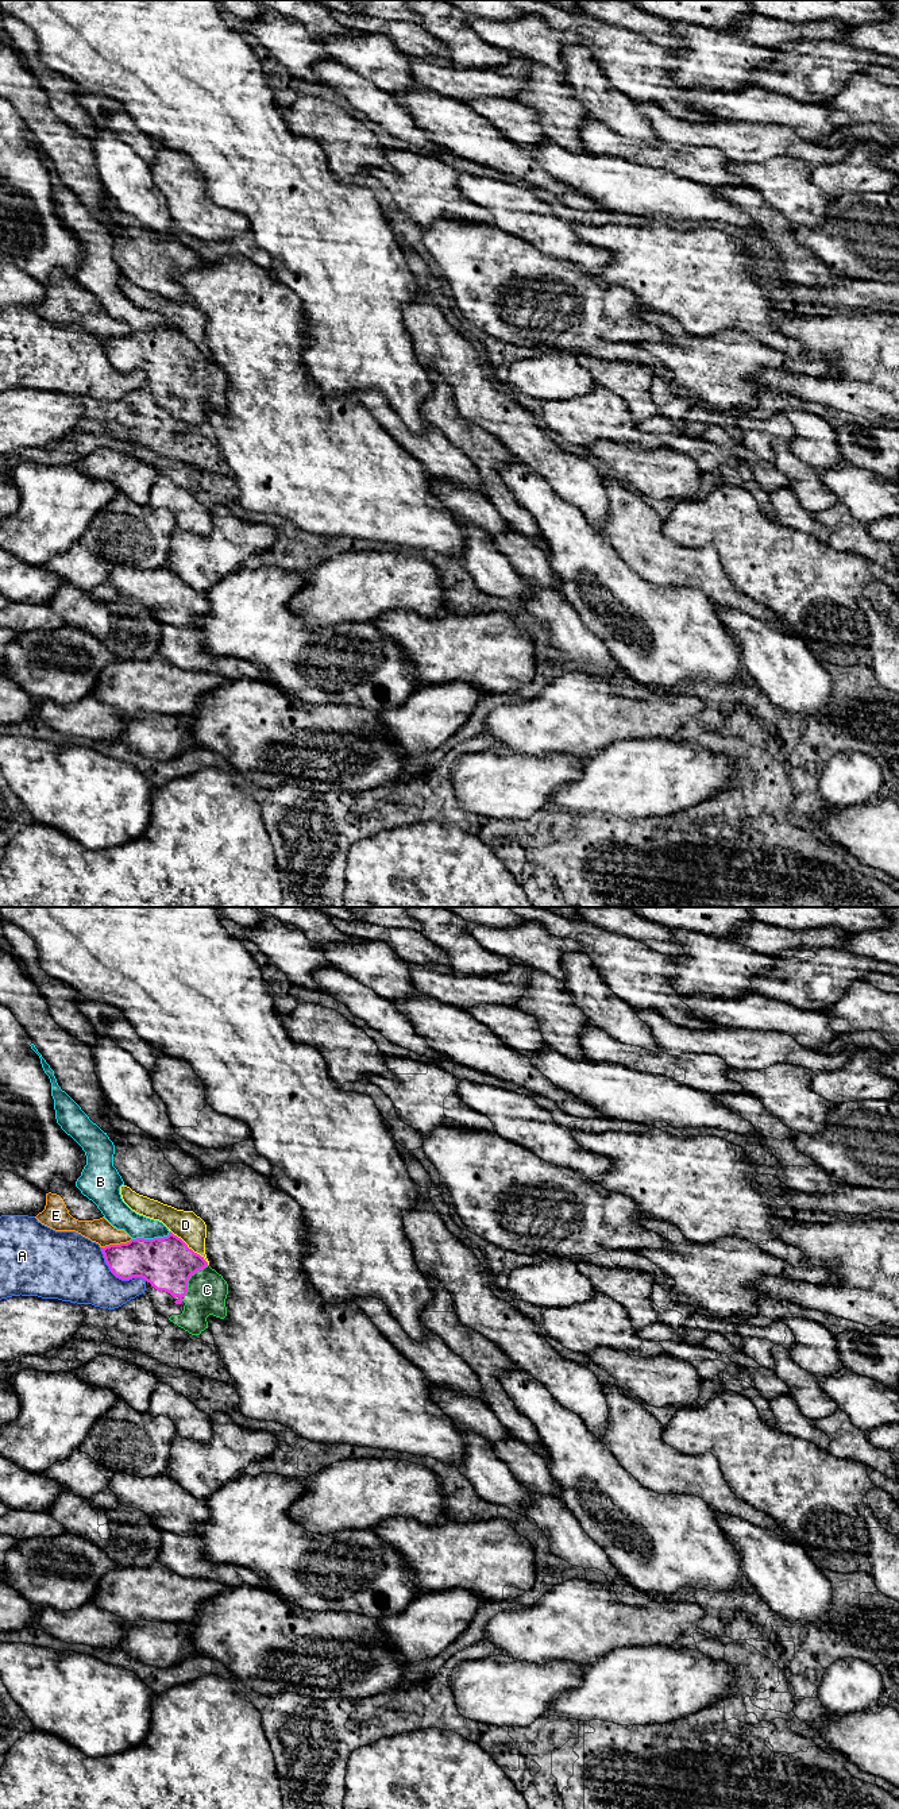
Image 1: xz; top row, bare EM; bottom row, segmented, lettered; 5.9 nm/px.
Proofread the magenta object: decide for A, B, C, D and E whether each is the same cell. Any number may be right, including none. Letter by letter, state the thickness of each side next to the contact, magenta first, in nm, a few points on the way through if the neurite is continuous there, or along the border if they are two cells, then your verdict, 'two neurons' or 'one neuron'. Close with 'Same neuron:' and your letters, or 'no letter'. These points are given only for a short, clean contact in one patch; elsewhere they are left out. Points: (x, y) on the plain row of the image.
A: calibres 260 and 360 nm; two neurons
B: calibres 300 and 150 nm; two neurons
C: calibres 300 and 240 nm; way xz (166, 355), (189, 370), (207, 382); one neuron
D: calibres 300 and 170 nm; two neurons
E: calibres 260 and 150 nm; two neurons
Same neuron: C

